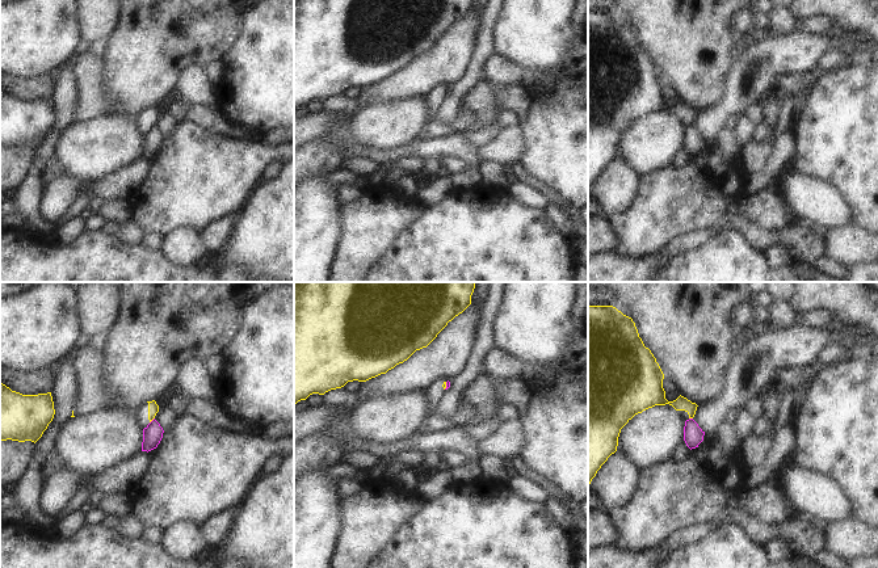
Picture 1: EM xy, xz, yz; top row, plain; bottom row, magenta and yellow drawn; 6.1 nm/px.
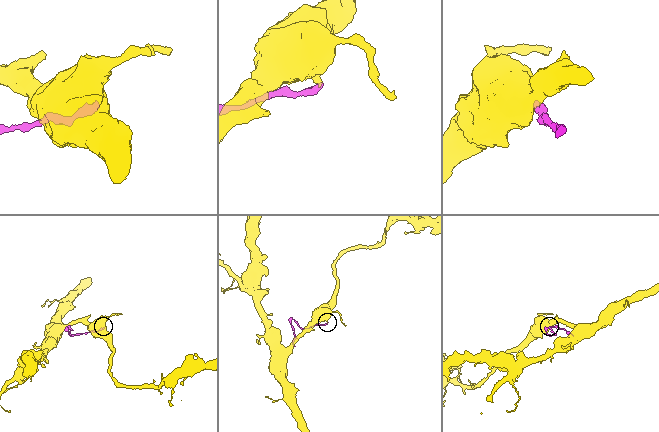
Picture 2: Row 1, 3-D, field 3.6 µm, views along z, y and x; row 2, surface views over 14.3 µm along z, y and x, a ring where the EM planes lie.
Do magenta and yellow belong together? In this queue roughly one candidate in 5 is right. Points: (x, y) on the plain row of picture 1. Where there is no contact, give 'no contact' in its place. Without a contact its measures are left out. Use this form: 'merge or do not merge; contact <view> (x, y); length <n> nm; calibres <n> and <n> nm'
do not merge; contact xy (152, 126); length 50 nm; calibres 120 and 60 nm

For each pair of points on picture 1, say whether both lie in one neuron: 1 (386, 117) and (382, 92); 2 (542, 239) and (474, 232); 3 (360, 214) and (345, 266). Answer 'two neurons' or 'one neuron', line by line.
1: two neurons
2: one neuron
3: one neuron

